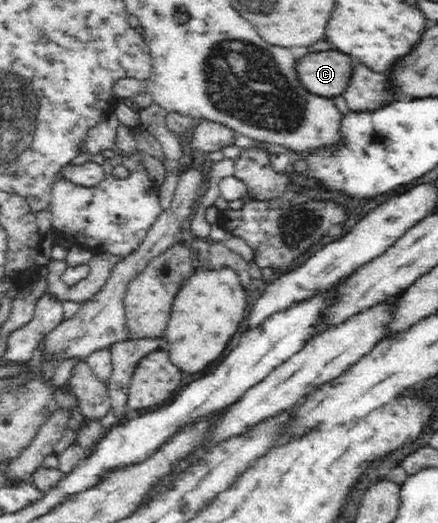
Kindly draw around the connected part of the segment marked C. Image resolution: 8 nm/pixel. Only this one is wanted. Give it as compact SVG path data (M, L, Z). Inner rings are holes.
M339 50L307 53L296 59L297 79L310 94L332 98L343 93L352 72L354 59Z

